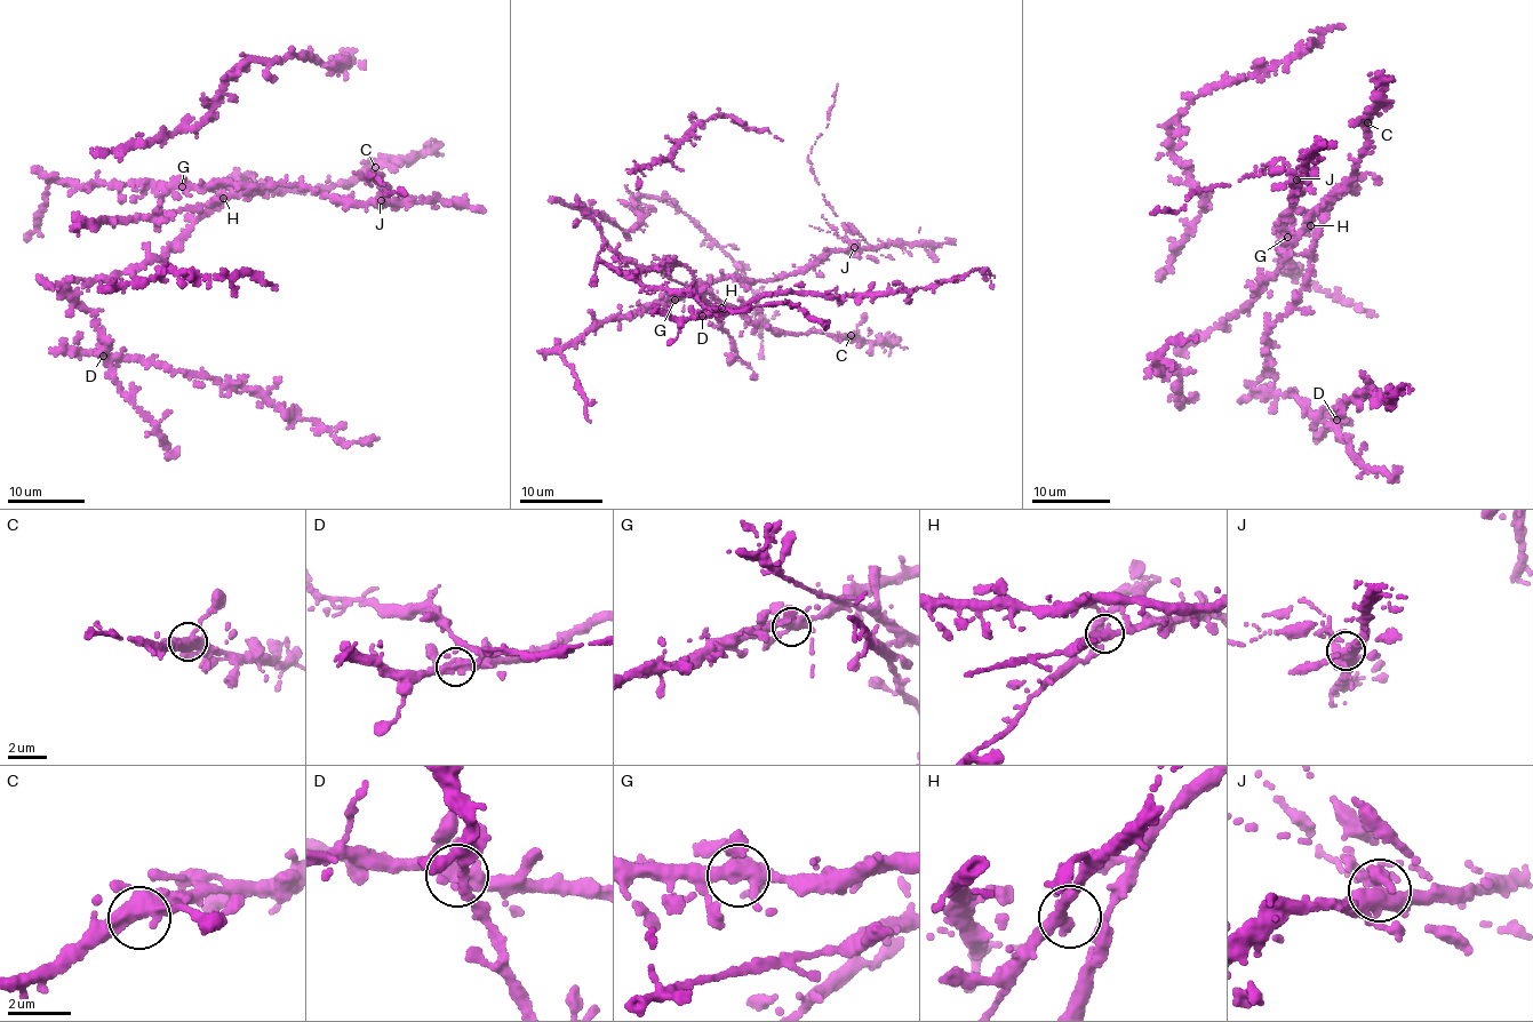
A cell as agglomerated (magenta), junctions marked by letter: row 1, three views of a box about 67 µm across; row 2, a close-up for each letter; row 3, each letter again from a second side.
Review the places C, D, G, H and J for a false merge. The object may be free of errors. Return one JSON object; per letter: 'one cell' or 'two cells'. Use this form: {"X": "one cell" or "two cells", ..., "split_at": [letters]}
{"C": "one cell", "D": "one cell", "G": "one cell", "H": "one cell", "J": "two cells", "split_at": ["J"]}

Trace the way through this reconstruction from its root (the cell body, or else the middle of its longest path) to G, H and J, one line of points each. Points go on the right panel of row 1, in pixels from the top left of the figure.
G: (1292, 246), (1298, 234), (1293, 228), (1286, 233), (1287, 237)
H: (1292, 246), (1310, 225)
J: (1292, 246), (1298, 234), (1284, 216), (1304, 189), (1295, 192), (1300, 186), (1298, 178)

